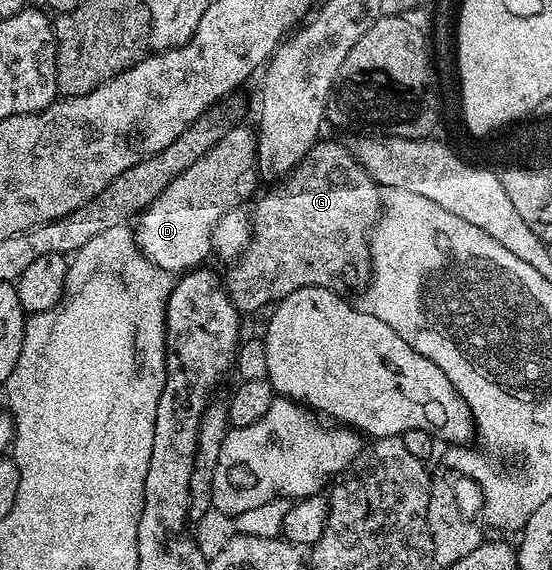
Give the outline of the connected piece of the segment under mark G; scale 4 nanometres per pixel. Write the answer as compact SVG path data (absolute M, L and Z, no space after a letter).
M325 140L315 142L314 147L304 156L302 163L295 170L290 171L275 186L278 187L271 194L264 195L259 200L258 207L252 210L252 233L248 248L241 258L229 267L230 275L225 275L226 290L230 294L232 304L243 315L246 315L252 313L253 310L262 310L266 305L269 307L271 304L279 303L300 288L312 288L315 286L316 288L324 288L335 292L346 290L361 291L366 283L370 281L370 236L374 233L374 227L377 226L379 218L384 213L384 194L379 185L370 178L368 172L354 157L351 147L349 145L341 146L338 142L325 142Z

